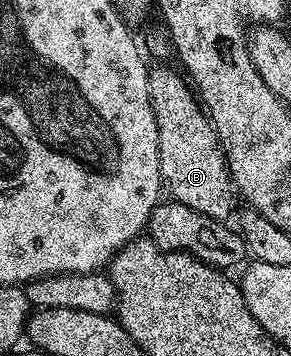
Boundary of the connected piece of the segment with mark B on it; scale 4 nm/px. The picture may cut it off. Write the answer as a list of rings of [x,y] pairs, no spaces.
[[[165,64],[154,65],[149,71],[149,91],[151,92],[151,108],[155,112],[155,124],[159,128],[159,168],[162,183],[171,193],[172,201],[187,204],[187,208],[195,208],[195,212],[203,212],[209,218],[228,219],[233,210],[235,187],[225,167],[225,154],[217,145],[217,134],[213,123],[209,121],[192,85],[180,73],[168,70]]]

